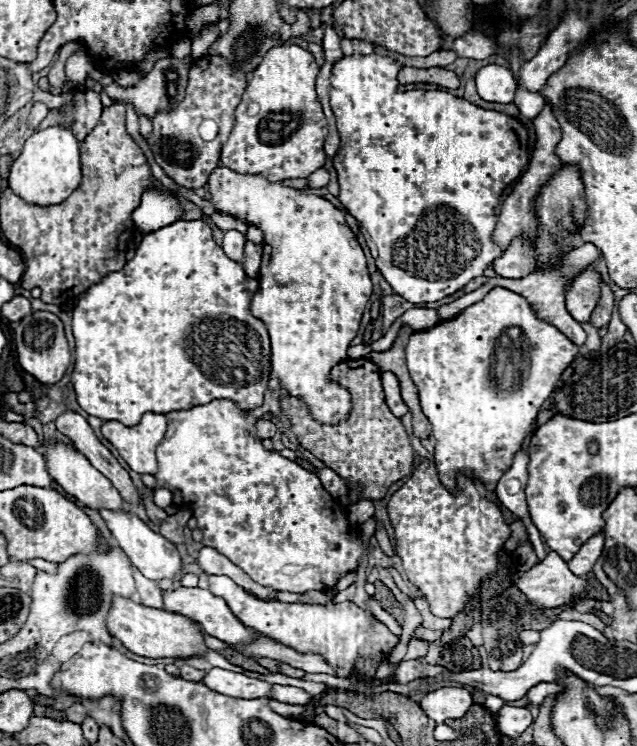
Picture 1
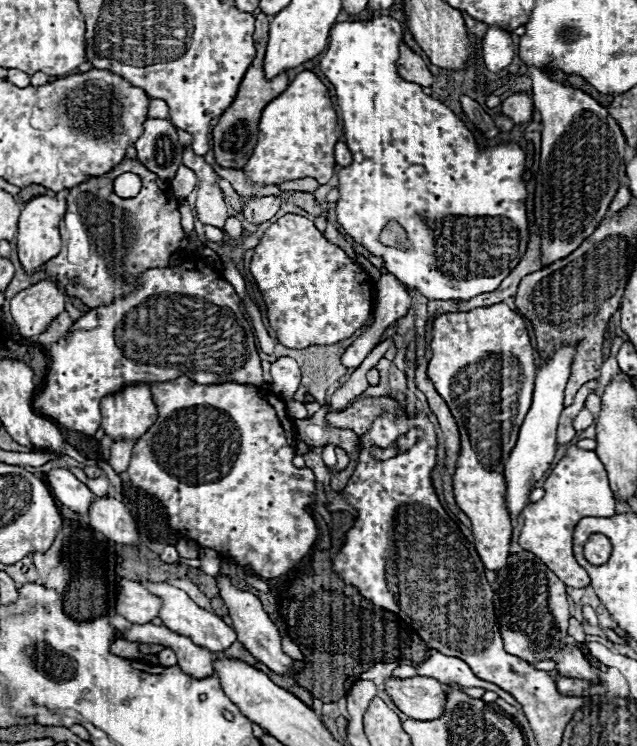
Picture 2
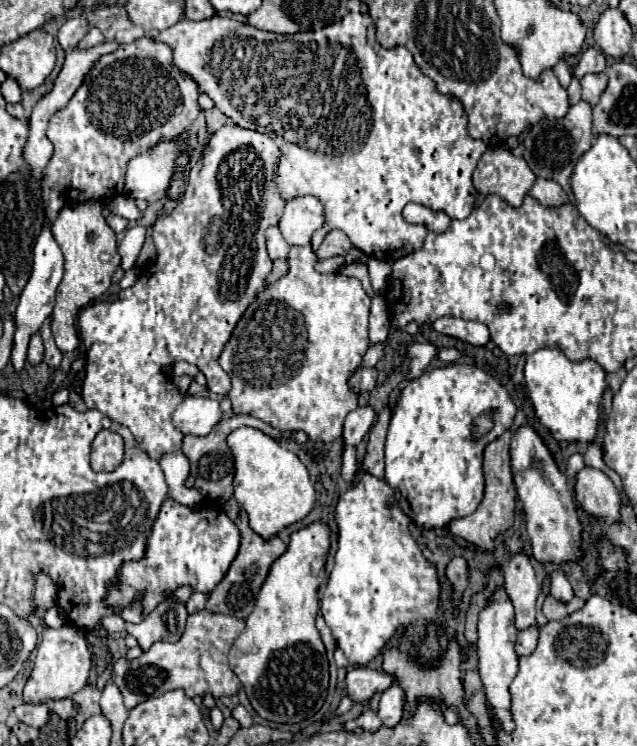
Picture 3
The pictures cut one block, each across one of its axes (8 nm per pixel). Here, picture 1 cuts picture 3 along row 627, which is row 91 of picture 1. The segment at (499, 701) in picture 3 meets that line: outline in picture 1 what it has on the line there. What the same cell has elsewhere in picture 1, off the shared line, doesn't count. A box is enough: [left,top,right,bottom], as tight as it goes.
[476,64,516,104]

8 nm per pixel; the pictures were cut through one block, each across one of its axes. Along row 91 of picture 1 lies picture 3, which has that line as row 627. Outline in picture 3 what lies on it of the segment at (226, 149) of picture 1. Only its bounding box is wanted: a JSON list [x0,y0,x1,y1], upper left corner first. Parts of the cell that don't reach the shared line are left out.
[230,522,328,724]

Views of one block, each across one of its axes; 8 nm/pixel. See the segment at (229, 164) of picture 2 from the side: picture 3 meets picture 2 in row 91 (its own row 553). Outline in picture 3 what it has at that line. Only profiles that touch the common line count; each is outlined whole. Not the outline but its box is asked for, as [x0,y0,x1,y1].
[206,510,286,620]

